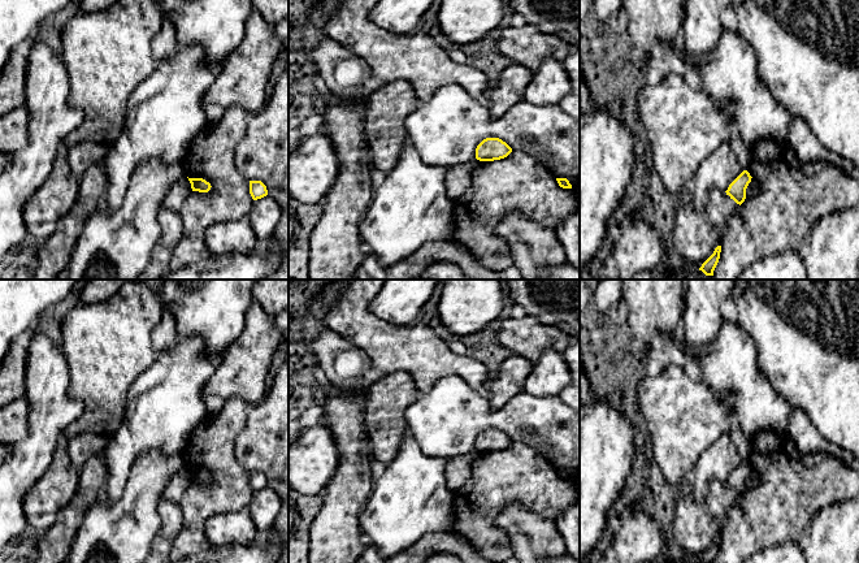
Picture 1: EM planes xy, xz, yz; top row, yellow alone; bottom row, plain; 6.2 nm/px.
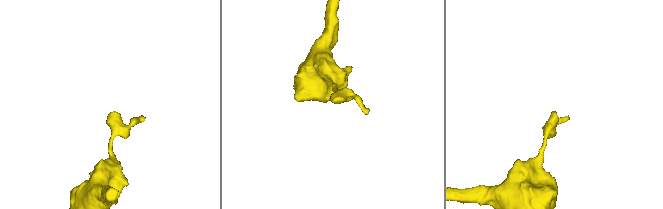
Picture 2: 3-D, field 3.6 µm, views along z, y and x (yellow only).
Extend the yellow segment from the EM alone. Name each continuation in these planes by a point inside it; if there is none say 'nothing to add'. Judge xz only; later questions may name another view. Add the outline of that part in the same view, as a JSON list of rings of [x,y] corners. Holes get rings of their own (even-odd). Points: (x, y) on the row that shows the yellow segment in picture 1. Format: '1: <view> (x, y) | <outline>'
nothing to add

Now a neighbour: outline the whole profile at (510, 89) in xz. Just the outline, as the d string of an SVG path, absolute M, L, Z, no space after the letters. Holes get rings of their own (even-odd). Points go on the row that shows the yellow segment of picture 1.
M511 64L503 70L486 99L491 117L502 117L512 105L522 101L533 77L533 70L519 64Z

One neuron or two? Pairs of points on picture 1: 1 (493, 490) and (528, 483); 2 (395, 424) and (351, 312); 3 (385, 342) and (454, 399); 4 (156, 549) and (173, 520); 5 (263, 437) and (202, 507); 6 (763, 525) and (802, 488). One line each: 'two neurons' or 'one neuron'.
1: one neuron
2: two neurons
3: two neurons
4: one neuron
5: two neurons
6: one neuron

